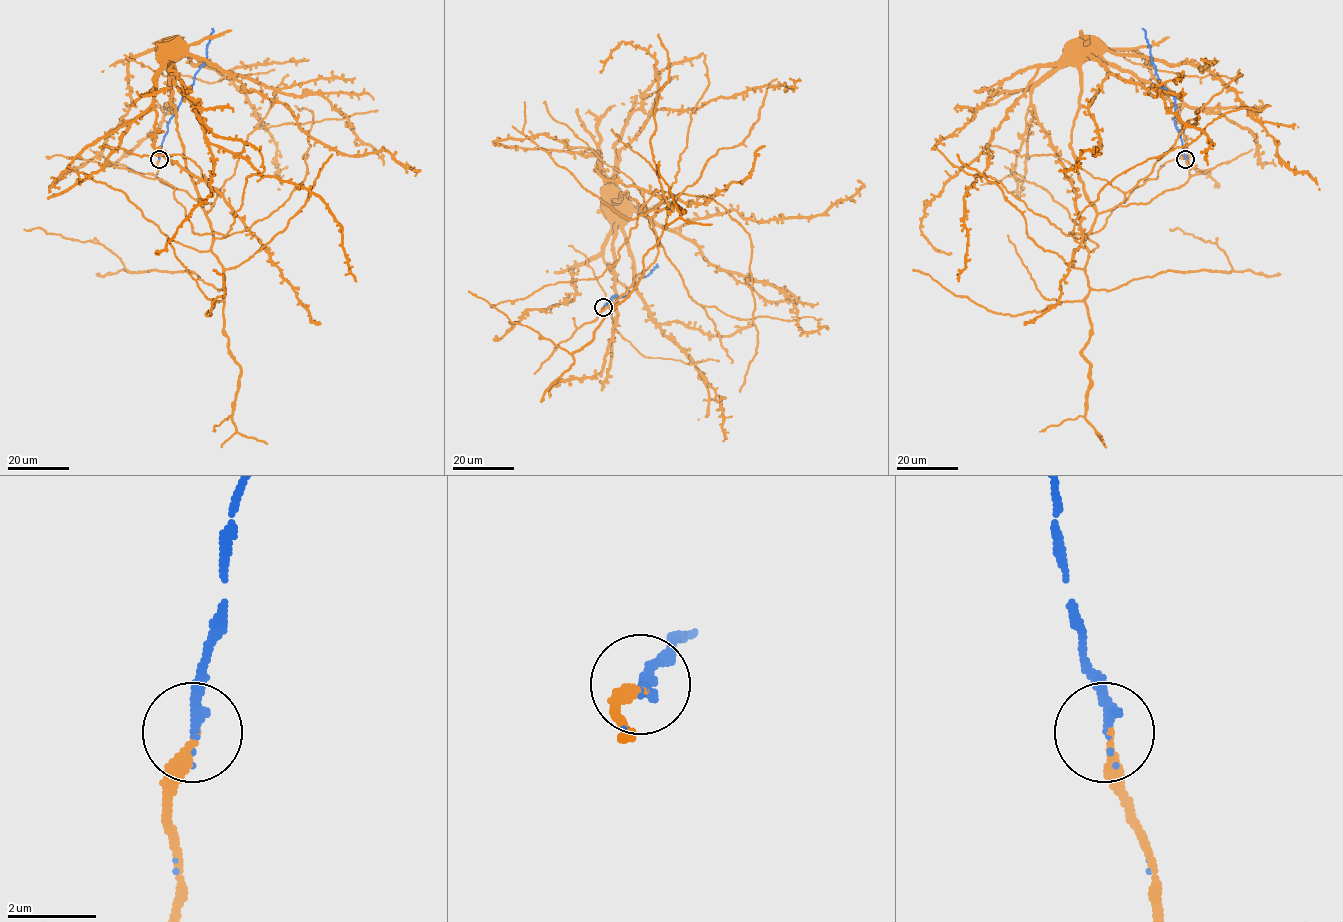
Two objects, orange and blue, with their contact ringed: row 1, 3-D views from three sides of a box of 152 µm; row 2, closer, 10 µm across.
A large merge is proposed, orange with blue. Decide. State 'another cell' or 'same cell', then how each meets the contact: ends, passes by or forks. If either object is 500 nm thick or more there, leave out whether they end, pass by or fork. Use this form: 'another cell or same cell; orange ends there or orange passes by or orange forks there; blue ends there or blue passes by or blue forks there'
same cell; orange ends there; blue ends there

